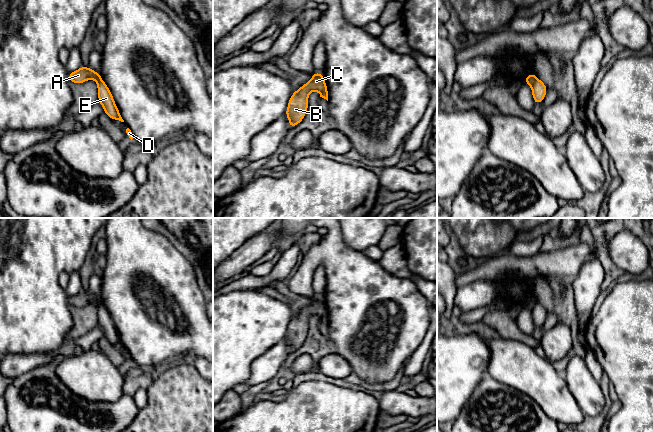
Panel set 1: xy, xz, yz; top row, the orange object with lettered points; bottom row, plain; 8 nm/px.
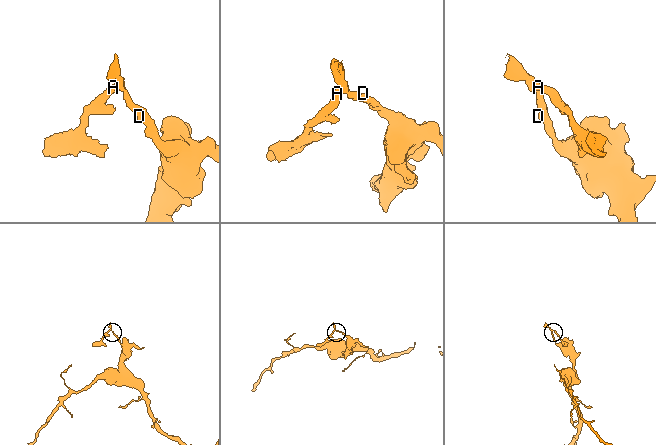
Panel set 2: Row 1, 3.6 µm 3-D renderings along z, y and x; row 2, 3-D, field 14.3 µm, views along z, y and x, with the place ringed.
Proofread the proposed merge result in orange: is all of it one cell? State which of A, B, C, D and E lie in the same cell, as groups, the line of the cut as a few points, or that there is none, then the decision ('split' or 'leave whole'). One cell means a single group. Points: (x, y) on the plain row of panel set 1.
A B C / D E; cut in yz along (536, 302), (531, 309); split

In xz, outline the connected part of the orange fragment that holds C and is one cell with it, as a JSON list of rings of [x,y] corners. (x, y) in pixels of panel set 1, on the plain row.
[[[314,296],[312,303],[294,315],[289,323],[288,331],[285,339],[289,343],[289,351],[293,352],[299,348],[306,339],[308,333],[308,319],[311,315],[319,315],[320,317],[327,314],[322,297]]]

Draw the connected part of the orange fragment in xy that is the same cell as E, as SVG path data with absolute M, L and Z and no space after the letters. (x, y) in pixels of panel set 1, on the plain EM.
M100 303L97 306L97 311L98 324L99 327L103 330L104 337L107 338L111 344L119 344L121 346L124 346L106 307L102 303Z

